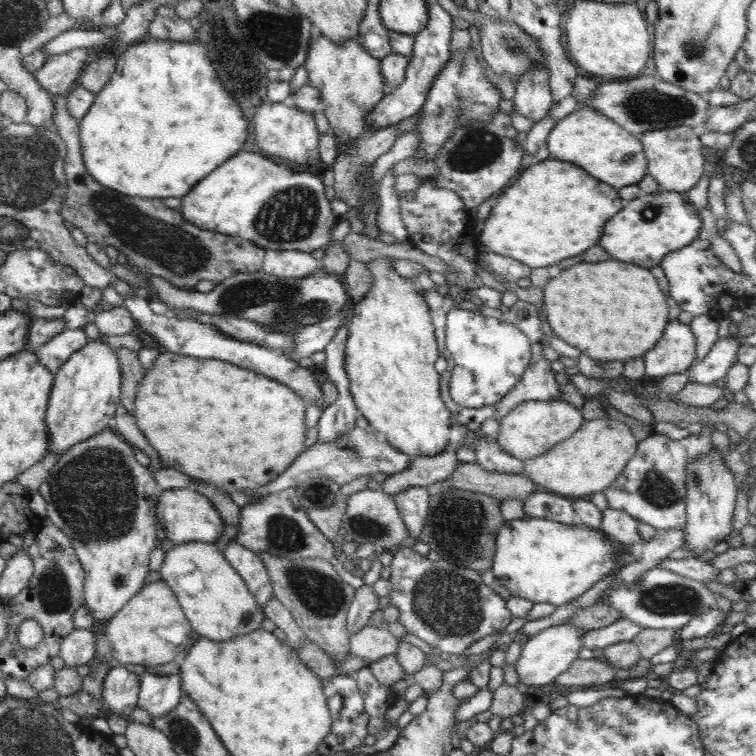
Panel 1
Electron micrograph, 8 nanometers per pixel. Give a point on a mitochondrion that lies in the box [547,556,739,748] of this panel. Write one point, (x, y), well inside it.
(662, 599)

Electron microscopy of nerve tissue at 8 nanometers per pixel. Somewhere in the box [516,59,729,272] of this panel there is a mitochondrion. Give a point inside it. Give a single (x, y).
(651, 109)

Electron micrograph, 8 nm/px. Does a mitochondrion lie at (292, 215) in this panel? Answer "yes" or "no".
yes

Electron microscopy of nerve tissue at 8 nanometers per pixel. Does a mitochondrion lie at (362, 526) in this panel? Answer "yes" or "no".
yes

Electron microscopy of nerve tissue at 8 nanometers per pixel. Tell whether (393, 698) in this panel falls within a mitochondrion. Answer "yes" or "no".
no

